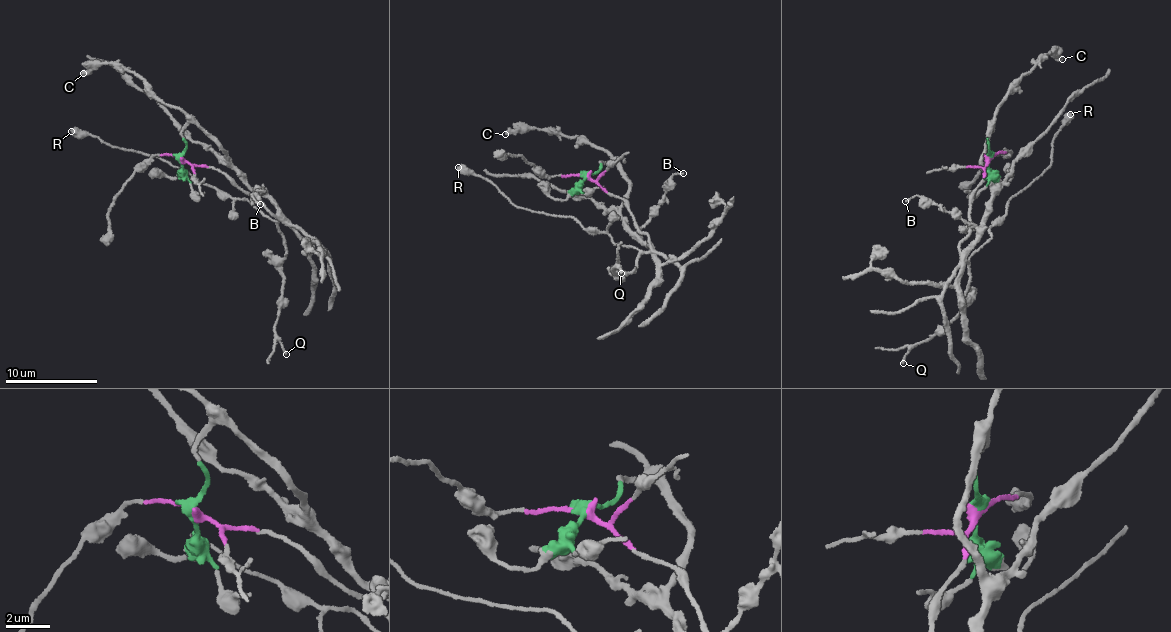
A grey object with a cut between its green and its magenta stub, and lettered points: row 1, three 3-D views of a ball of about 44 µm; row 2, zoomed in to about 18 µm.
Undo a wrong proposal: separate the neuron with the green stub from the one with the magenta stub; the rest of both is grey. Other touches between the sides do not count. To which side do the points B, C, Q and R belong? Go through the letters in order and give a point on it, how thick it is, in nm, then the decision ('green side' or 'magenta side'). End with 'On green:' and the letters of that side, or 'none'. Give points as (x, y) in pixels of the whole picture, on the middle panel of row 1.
B: place (683, 173); calibre 160 nm; green side
C: place (505, 134); calibre 400 nm; green side
Q: place (621, 273); calibre 190 nm; magenta side
R: place (458, 167); calibre 650 nm; magenta side
On green: B, C

